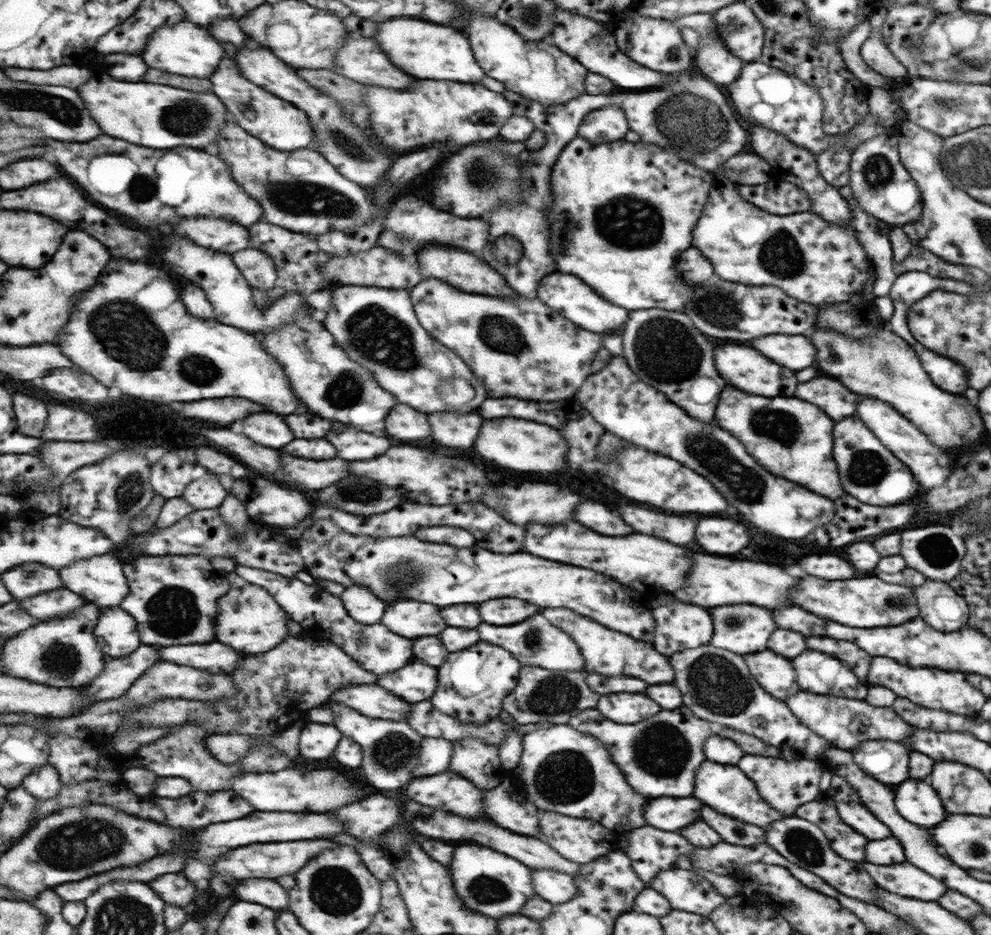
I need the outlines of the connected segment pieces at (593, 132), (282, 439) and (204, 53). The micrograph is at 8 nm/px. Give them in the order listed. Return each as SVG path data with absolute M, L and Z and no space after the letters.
M604 106L588 113L579 128L579 136L602 144L624 139L630 128L626 111L620 106Z
M260 412L246 418L244 434L248 434L252 440L264 446L274 448L284 448L292 440L296 440L292 428L286 424L286 418L282 414L270 414L270 412Z
M185 21L181 24L166 26L162 32L156 32L156 36L152 38L152 42L148 46L146 60L150 66L162 68L162 70L168 70L174 74L182 74L182 76L190 76L190 78L196 78L196 76L212 78L218 72L220 64L233 54L232 46L222 43L206 27Z

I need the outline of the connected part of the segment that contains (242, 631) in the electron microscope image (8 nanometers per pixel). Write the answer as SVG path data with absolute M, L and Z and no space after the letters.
M237 571L229 575L232 590L219 602L218 640L248 654L264 654L268 650L274 650L290 636L290 613L284 610L268 589L246 580Z

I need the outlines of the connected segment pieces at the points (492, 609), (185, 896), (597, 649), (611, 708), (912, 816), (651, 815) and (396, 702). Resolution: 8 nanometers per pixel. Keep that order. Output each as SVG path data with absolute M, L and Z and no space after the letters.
M498 598L492 602L480 604L480 614L484 614L484 622L492 622L492 626L510 626L526 620L536 614L540 608L528 604L518 598Z
M183 871L180 873L170 873L160 876L160 878L154 879L150 883L160 896L176 906L186 907L191 905L196 897L196 882L192 882L191 878Z
M554 608L544 614L548 614L548 618L552 618L552 622L556 622L556 626L560 626L562 630L568 630L568 634L572 634L572 638L576 638L576 642L580 642L580 650L584 650L584 658L588 658L587 673L598 672L598 674L608 674L608 676L618 676L618 674L638 676L638 678L644 678L644 682L652 682L652 684L672 680L672 666L668 664L670 660L666 660L662 654L658 654L650 644L634 640L631 635L626 633L610 630L607 626L602 626L572 609L558 608L556 610Z
M610 694L600 698L600 706L596 706L606 718L624 724L642 722L660 712L660 706L642 694Z
M906 780L896 788L896 806L908 822L932 828L946 818L944 806L936 790L924 780Z
M656 798L650 800L647 824L660 830L678 832L680 828L686 829L700 818L702 802L696 798Z
M346 686L344 690L336 692L336 698L332 697L330 704L334 702L356 708L363 716L394 722L407 722L407 712L411 706L380 686Z

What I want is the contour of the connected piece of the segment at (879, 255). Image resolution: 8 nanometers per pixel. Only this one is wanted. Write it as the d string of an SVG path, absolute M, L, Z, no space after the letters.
M850 185L839 187L843 197L851 203L851 210L855 216L853 228L859 236L860 243L866 248L867 255L878 275L874 282L873 294L875 297L887 296L892 289L897 274L894 272L894 258L891 245L891 231L894 226L870 215L860 203L854 199L854 191Z

